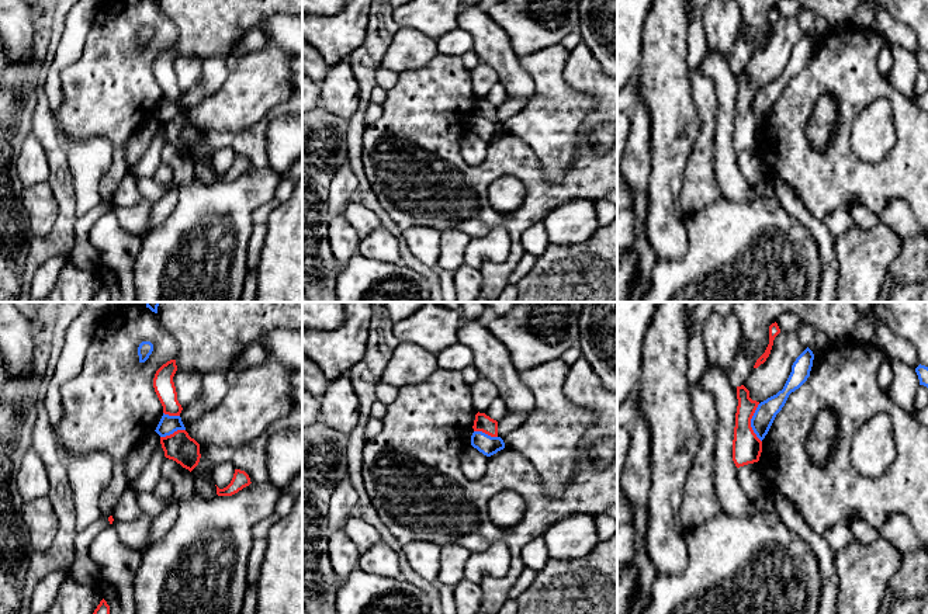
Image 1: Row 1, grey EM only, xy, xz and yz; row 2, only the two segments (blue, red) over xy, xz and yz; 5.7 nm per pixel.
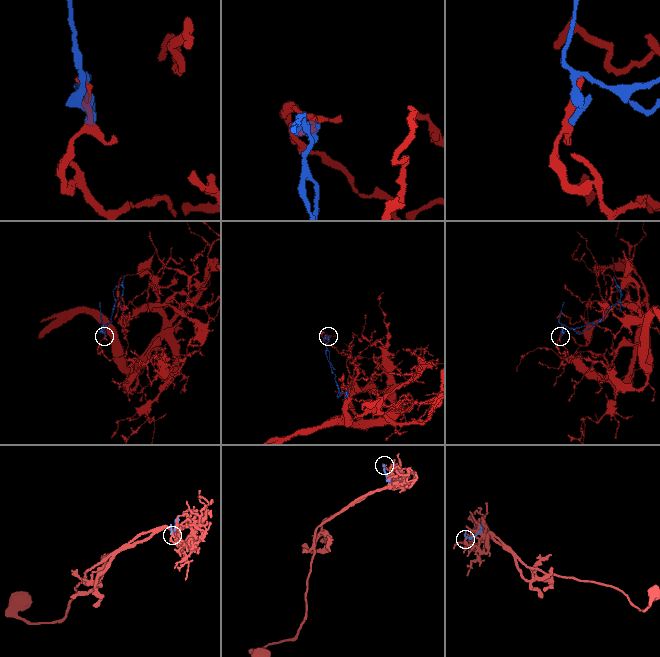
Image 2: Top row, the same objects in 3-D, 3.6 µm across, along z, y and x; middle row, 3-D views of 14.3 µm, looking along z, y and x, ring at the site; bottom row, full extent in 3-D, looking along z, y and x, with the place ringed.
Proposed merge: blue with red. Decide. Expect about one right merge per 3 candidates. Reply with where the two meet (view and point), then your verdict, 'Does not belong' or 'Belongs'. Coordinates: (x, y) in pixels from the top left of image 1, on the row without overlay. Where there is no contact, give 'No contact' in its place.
Touches blue at yz (751, 108). Does not belong

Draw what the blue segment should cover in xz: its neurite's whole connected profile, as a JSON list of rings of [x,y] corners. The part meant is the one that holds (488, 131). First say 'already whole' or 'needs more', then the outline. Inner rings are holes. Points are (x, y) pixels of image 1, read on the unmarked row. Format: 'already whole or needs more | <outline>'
already whole | [[[482,117],[472,118],[471,131],[486,142],[491,142],[505,133],[505,128],[501,122],[491,122]]]

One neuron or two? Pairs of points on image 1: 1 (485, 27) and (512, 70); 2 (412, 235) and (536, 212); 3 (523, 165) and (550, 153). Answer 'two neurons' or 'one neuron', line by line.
1: one neuron
2: two neurons
3: two neurons

